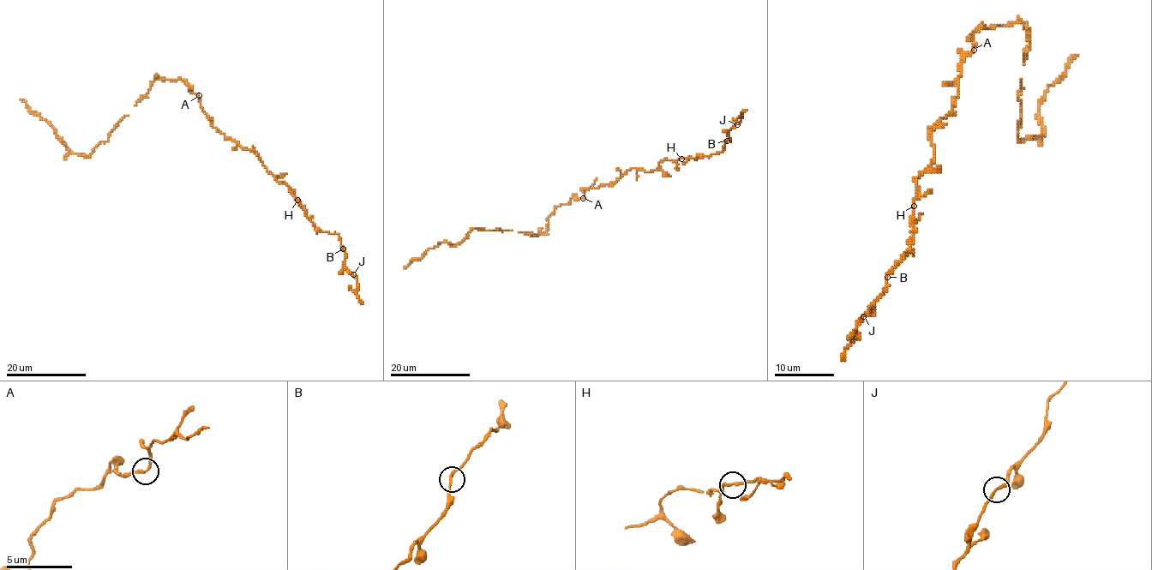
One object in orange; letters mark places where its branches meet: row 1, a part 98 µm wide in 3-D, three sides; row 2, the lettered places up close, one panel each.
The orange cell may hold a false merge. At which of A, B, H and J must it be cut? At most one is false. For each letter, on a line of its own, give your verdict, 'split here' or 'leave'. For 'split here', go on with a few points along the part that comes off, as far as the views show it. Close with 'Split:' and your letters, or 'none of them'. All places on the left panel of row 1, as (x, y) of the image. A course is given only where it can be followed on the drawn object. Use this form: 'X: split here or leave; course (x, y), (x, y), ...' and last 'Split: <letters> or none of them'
A: leave
B: leave
H: leave
J: leave
Split: none of them

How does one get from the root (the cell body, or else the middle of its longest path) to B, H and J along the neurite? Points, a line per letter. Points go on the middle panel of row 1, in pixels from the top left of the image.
B: (584, 189), (614, 182), (634, 167), (652, 171), (665, 159), (677, 160), (718, 153), (727, 140)
H: (584, 189), (614, 182), (634, 167), (652, 171), (665, 159), (681, 158)
J: (584, 189), (614, 182), (634, 167), (652, 171), (665, 159), (718, 153), (729, 140), (728, 131), (737, 124)

